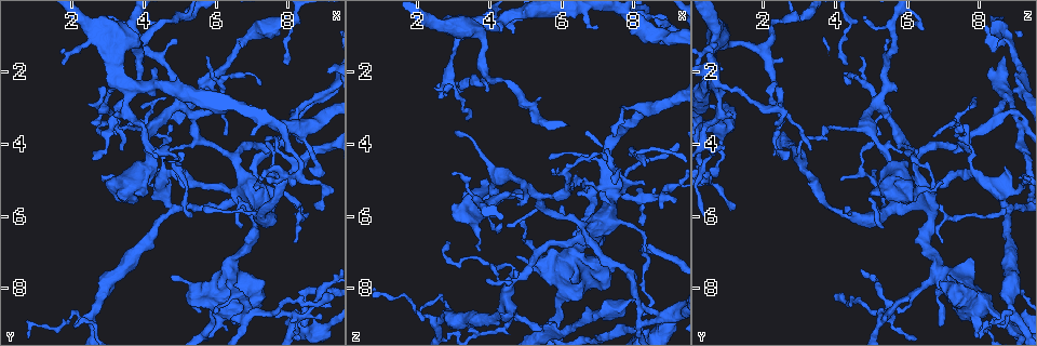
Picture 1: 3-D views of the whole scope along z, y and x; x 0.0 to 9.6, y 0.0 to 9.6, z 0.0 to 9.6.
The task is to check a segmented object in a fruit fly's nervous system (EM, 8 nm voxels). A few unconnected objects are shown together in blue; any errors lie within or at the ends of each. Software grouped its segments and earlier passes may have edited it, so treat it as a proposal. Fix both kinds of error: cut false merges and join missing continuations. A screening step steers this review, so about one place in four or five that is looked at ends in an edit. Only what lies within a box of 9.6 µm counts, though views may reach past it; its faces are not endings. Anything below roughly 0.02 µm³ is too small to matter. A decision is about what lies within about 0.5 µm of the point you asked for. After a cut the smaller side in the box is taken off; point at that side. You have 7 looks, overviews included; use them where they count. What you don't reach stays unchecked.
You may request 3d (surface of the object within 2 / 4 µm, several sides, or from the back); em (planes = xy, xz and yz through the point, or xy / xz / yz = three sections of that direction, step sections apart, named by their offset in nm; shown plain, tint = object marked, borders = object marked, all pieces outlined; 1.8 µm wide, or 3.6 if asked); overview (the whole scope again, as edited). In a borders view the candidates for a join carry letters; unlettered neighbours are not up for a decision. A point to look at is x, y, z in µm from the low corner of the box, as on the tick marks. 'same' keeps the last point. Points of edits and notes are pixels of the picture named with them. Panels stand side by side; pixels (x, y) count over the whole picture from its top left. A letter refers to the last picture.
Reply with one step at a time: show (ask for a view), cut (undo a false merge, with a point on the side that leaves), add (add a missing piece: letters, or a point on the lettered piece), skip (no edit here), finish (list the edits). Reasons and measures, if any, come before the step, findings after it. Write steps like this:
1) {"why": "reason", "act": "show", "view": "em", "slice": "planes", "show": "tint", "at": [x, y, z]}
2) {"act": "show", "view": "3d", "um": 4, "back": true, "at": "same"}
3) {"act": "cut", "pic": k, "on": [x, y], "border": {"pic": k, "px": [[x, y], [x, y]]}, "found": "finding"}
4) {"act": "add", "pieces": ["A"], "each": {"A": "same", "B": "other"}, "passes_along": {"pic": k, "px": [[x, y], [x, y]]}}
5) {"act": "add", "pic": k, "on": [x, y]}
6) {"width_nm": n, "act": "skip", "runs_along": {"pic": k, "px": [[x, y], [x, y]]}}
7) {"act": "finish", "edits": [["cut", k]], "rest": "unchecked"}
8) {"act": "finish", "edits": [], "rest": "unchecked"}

{"why": "a fork", "act": "show", "view": "em", "slice": "planes", "show": "tint", "at": [2.40, 8.75, 8.90]}

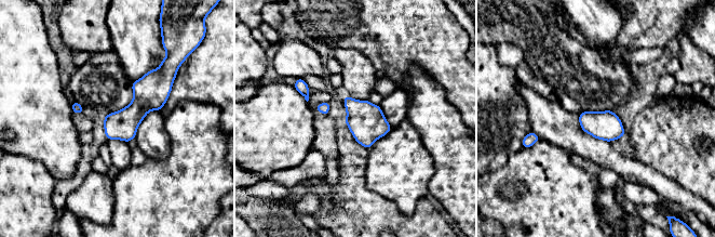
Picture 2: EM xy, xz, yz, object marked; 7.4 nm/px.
{"act": "show", "view": "em", "slice": "planes", "show": "borders", "at": "same"}

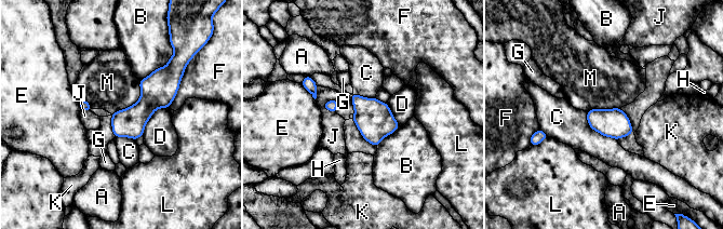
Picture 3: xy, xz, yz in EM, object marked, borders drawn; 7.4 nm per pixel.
{"longest_contact_nm": ["M", 340], "act": "skip", "each": {"A": "other", "B": "other", "C": "other", "D": "other", "E": "other", "F": "other", "G": "other", "H": "other", "J": "other", "K": "other", "L": "other", "M": "other"}, "border": {"pic": 3, "px": [[139, 80], [141, 96], [111, 115]]}, "found": "all the same cell"}

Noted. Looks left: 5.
{"why": "three-way junction", "act": "show", "view": "3d", "um": 4, "at": [8.20, 3.25, 8.50]}

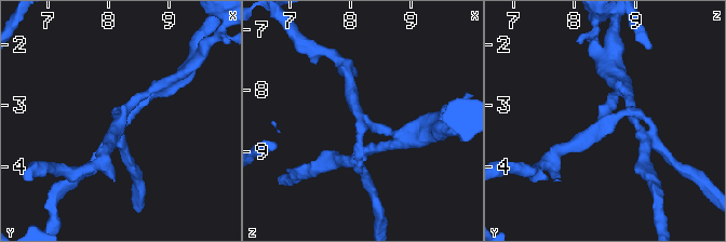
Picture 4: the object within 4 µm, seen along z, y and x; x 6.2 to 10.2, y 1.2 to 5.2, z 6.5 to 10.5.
{"act": "show", "view": "em", "slice": "planes", "show": "borders", "at": [8.20, 3.25, 8.55]}

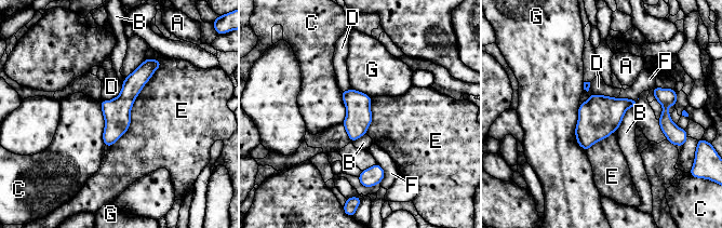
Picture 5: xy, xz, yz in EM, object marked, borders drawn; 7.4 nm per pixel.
{"width_nm": 190, "act": "cut", "pic": 5, "on": [678, 136], "each": {"A": "other", "B": "other", "C": "other", "D": "other", "E": "other", "F": "other", "G": "other"}, "border": {"pic": 5, "px": [[663, 106], [667, 107]]}, "found": "two cells meet here"}

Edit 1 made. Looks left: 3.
{"why": "looks like a crossing", "act": "show", "view": "3d", "um": 4, "at": [6.95, 5.40, 6.30]}

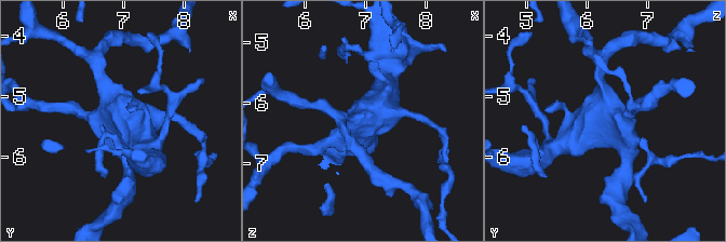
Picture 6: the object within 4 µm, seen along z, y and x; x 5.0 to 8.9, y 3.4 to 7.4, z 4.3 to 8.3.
{"act": "show", "view": "em", "um": 3.6, "slice": "planes", "show": "tint", "at": [6.90, 5.40, 6.40]}

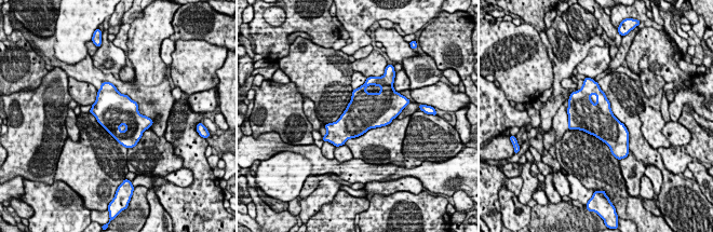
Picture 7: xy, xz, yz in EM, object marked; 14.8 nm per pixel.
{"act": "show", "view": "em", "um": 3.6, "slice": "planes", "show": "borders", "at": "same"}

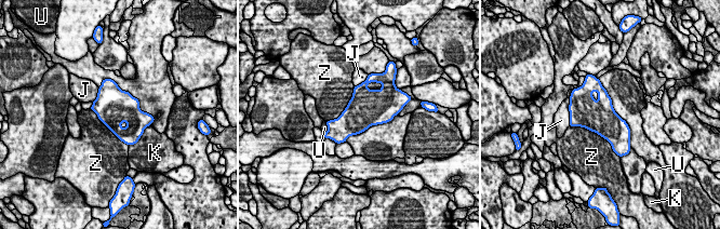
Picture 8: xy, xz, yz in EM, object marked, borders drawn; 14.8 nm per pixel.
{"width_nm": 550, "act": "skip", "each": {"J": "other", "K": "other", "U": "other", "Z": "other"}, "found": "one cell here"}

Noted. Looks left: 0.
{"act": "finish", "edits": [["cut", 5]], "rest": "unchecked"}

